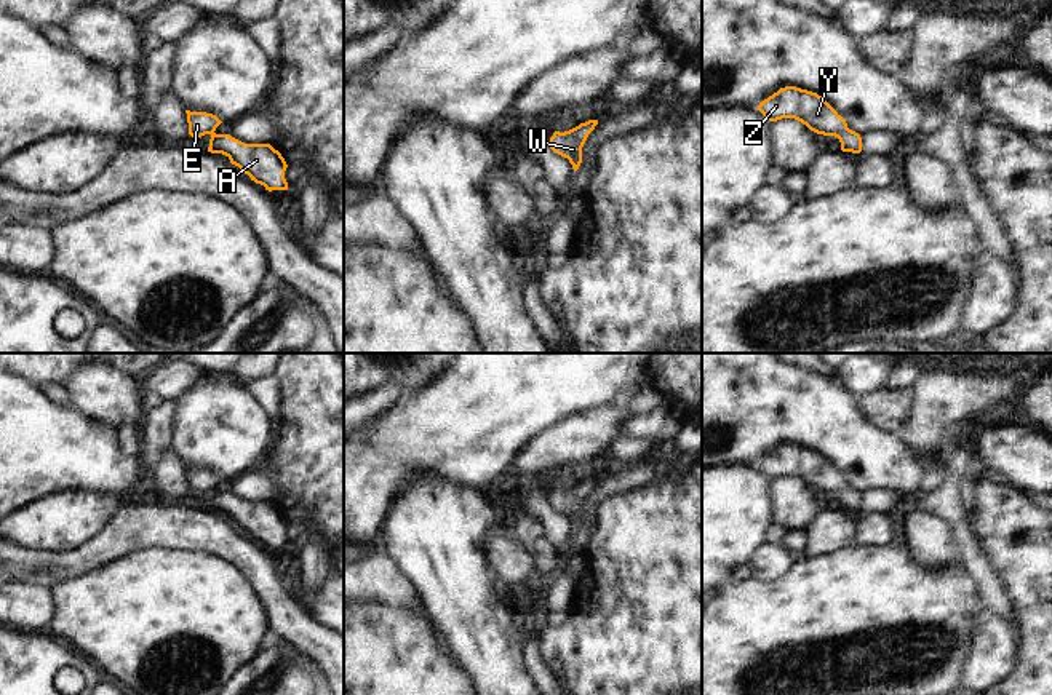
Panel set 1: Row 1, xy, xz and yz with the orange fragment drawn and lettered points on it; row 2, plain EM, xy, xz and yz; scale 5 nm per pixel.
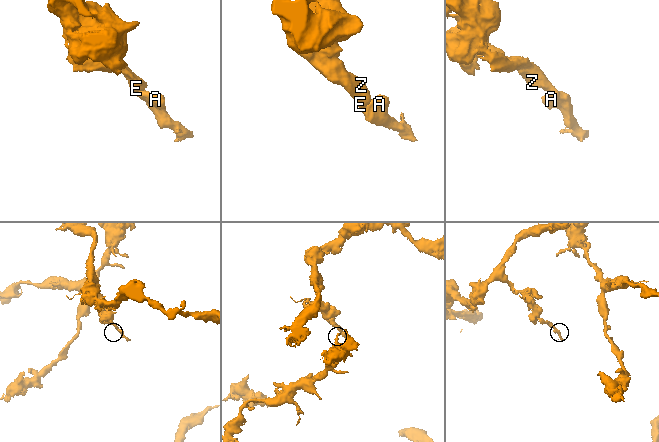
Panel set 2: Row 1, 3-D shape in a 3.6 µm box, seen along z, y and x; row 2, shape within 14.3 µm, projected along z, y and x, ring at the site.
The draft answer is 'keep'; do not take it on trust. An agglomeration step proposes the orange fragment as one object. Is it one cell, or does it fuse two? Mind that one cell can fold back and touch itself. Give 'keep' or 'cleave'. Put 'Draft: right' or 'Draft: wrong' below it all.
keep
Draft: right

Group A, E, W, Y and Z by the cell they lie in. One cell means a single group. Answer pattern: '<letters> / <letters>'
A E W Y Z

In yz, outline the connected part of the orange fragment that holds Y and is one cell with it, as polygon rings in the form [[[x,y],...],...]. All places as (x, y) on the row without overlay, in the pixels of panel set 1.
[[[785,444],[759,460],[758,468],[769,479],[795,476],[817,492],[835,494],[843,510],[862,510],[860,492],[849,487],[846,478],[817,451]]]

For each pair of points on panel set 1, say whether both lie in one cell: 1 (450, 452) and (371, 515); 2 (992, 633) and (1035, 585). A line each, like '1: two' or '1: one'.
1: one
2: two

